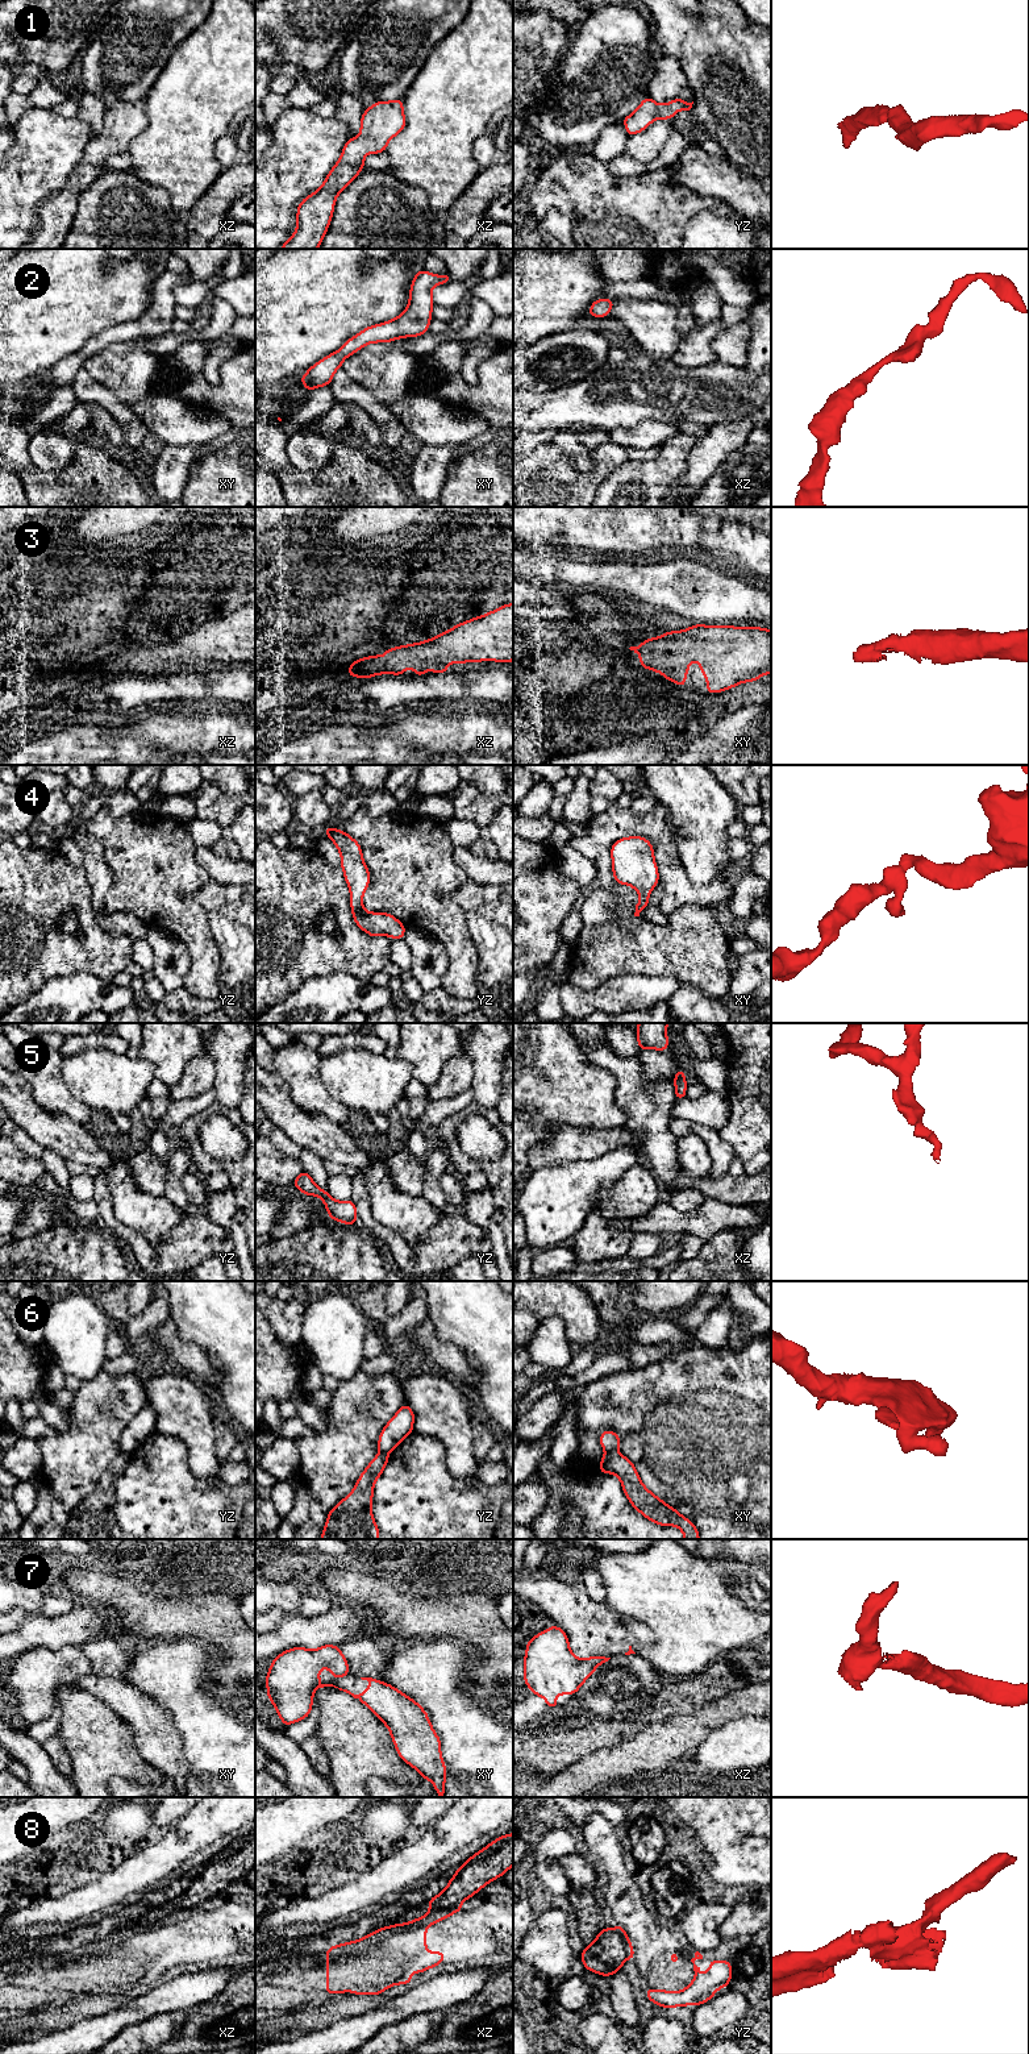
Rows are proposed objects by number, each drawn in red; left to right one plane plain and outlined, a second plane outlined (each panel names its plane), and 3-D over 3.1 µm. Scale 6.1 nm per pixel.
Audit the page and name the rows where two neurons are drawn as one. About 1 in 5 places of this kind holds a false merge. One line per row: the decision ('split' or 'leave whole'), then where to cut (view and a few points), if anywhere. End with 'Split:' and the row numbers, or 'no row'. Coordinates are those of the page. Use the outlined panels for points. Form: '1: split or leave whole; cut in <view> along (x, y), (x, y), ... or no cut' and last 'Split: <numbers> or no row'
1: leave whole; no cut
2: leave whole; no cut
3: leave whole; no cut
4: leave whole; no cut
5: leave whole; no cut
6: split; cut in xy along (616, 1450), (607, 1454)
7: split; cut in xy along (348, 1672), (342, 1676)
8: split; cut in xz along (459, 1903), (429, 1913)
Split: 6, 7, 8

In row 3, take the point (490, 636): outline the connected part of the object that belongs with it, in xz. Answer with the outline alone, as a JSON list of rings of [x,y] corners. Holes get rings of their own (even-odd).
[[[513,603],[504,604],[486,615],[457,624],[451,629],[426,641],[389,648],[383,654],[386,656],[384,660],[379,654],[357,660],[349,665],[347,674],[358,678],[370,678],[378,674],[405,675],[404,669],[412,668],[416,670],[413,675],[420,677],[426,670],[443,674],[447,672],[447,665],[454,662],[482,662],[484,660],[495,662],[513,661]]]

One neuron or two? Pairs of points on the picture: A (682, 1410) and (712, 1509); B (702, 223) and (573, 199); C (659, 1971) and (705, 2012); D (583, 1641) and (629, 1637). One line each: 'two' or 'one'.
A: one
B: two
C: two
D: one

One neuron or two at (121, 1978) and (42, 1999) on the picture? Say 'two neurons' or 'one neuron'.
one neuron

